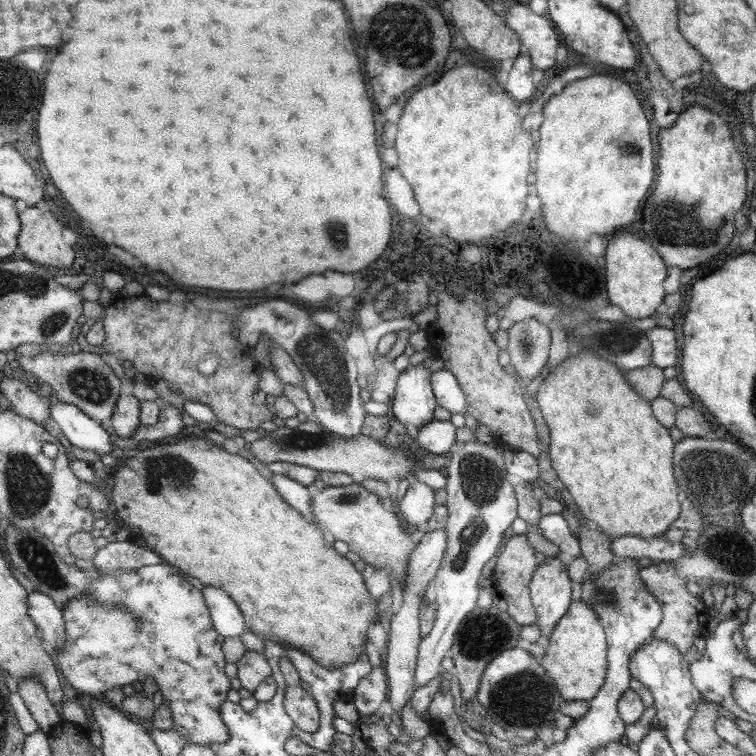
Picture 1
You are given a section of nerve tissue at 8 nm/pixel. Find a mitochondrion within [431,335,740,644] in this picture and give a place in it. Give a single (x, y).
(480, 478)

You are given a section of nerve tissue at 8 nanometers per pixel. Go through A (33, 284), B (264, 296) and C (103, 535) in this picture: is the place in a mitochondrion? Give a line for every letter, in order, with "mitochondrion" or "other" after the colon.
A: mitochondrion
B: other
C: other

